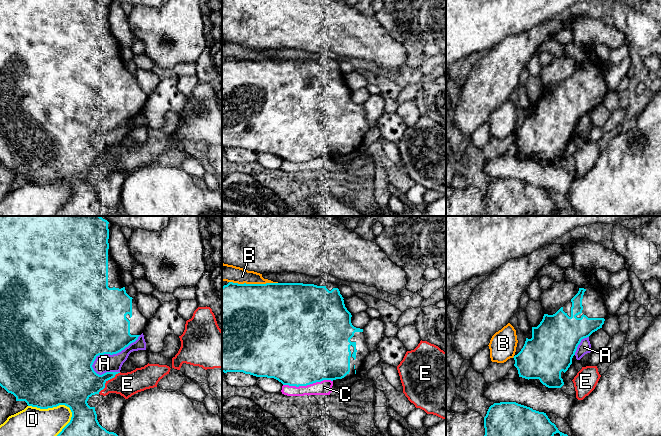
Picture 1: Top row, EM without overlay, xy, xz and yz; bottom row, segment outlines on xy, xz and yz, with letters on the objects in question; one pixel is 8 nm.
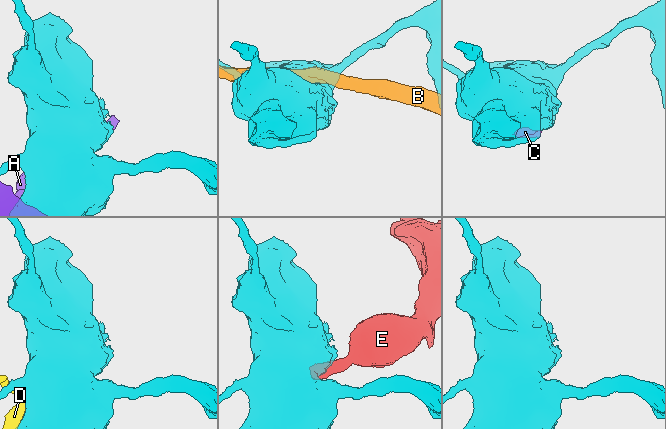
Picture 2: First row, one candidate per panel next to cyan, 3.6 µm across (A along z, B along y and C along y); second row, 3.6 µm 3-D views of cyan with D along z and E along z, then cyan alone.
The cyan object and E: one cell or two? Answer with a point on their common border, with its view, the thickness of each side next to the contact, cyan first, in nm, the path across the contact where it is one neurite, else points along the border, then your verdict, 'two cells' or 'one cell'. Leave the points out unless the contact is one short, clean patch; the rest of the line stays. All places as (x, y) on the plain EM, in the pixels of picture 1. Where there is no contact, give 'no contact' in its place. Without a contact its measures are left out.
contact xy (107, 156); calibres 320 and 190 nm; two cells

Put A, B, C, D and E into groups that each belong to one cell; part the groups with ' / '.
A / B / C / D E

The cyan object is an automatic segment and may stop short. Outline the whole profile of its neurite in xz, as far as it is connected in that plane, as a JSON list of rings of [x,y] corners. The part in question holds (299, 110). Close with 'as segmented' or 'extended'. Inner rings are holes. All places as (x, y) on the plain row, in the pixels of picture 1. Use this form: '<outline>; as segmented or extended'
[[[229,58],[222,63],[222,148],[243,148],[256,153],[274,154],[283,161],[307,162],[323,156],[336,156],[357,151],[369,126],[363,105],[356,104],[351,99],[351,89],[344,80],[339,63],[333,59],[325,62],[303,59],[266,59],[238,60]]]; extended

